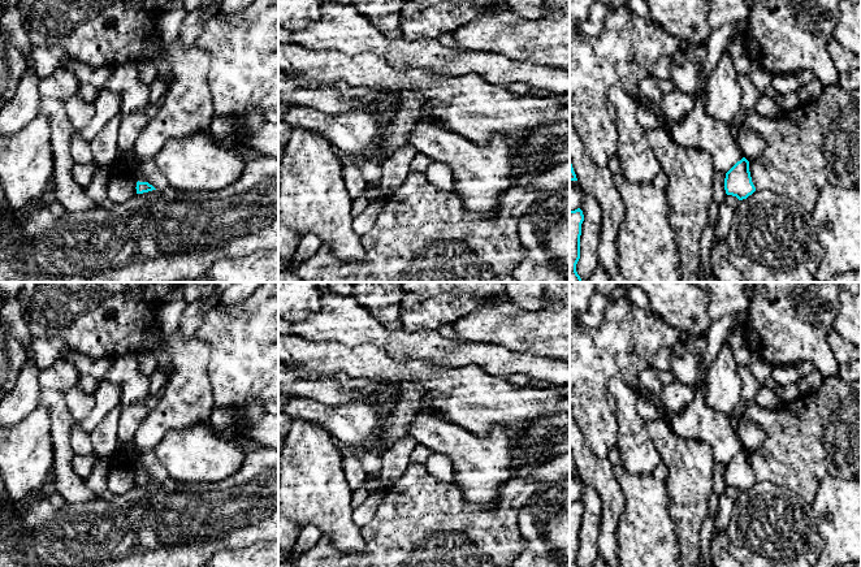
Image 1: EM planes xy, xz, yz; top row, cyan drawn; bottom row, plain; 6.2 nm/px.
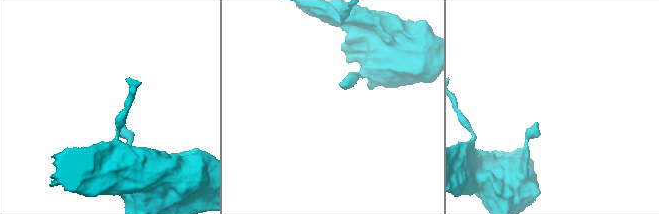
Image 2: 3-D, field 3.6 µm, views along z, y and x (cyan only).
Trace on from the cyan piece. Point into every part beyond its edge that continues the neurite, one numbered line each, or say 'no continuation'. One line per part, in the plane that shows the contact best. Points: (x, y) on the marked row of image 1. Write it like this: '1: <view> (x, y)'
no continuation

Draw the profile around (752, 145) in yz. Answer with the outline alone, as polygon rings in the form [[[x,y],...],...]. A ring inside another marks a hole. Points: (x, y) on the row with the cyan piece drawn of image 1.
[[[739,125],[736,142],[740,146],[743,156],[750,163],[754,157],[765,151],[763,138],[753,130],[748,130]]]

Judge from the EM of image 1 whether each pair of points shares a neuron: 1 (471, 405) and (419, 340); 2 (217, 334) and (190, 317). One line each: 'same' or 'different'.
1: different
2: different

